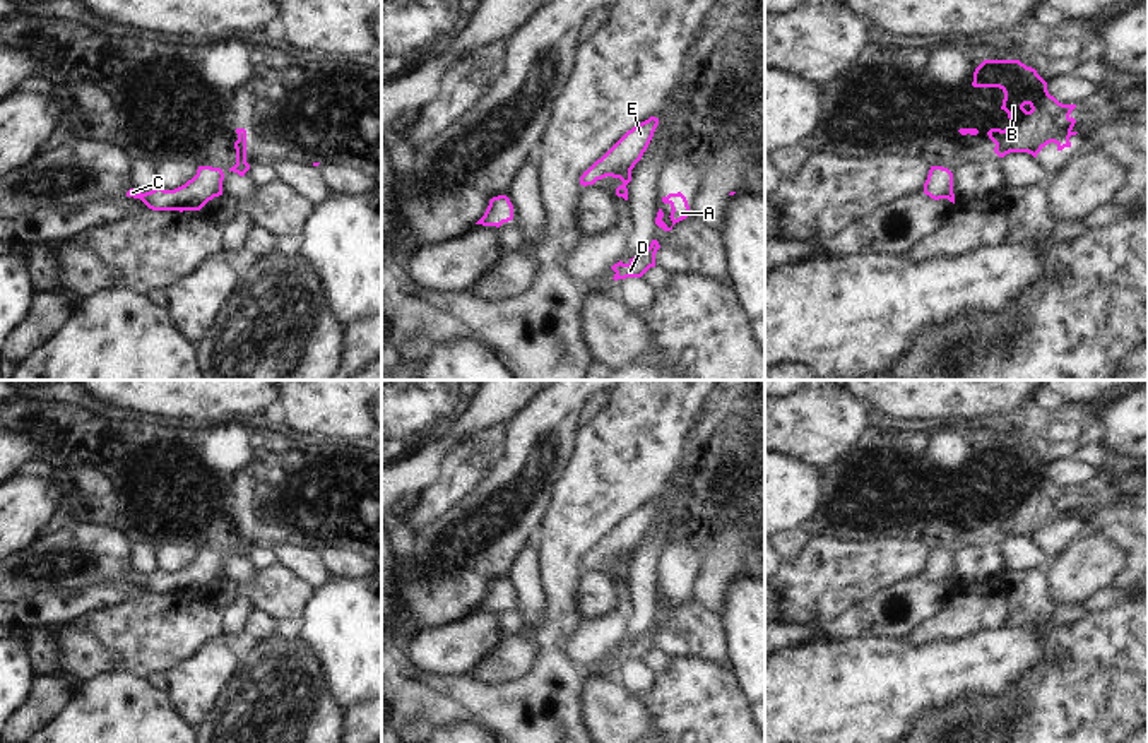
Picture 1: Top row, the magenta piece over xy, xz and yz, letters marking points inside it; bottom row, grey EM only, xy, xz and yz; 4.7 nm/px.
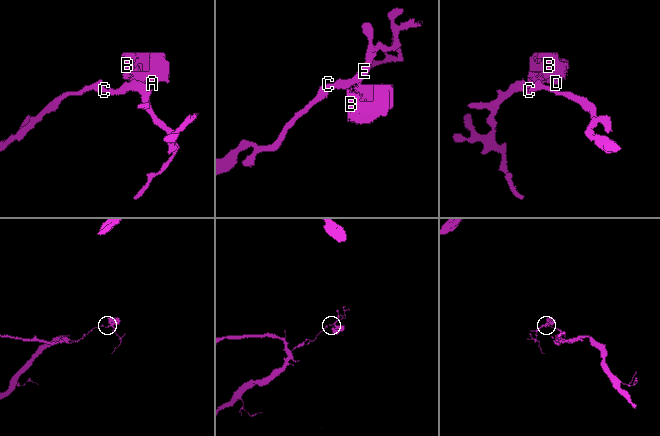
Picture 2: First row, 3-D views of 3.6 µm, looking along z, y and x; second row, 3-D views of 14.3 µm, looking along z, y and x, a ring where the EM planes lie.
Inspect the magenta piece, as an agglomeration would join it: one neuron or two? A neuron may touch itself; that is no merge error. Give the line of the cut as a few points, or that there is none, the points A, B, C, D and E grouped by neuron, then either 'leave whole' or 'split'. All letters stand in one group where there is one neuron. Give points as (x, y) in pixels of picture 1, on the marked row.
cut in xz along (630, 170), (604, 173), (596, 178); A B D / C E; split

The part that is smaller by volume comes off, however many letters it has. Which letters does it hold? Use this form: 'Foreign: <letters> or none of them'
Foreign: A, B, D.

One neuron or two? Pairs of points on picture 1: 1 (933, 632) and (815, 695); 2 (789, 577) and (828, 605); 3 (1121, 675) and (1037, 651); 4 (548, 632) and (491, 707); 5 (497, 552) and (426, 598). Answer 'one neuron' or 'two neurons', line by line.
1: two neurons
2: one neuron
3: two neurons
4: one neuron
5: one neuron

